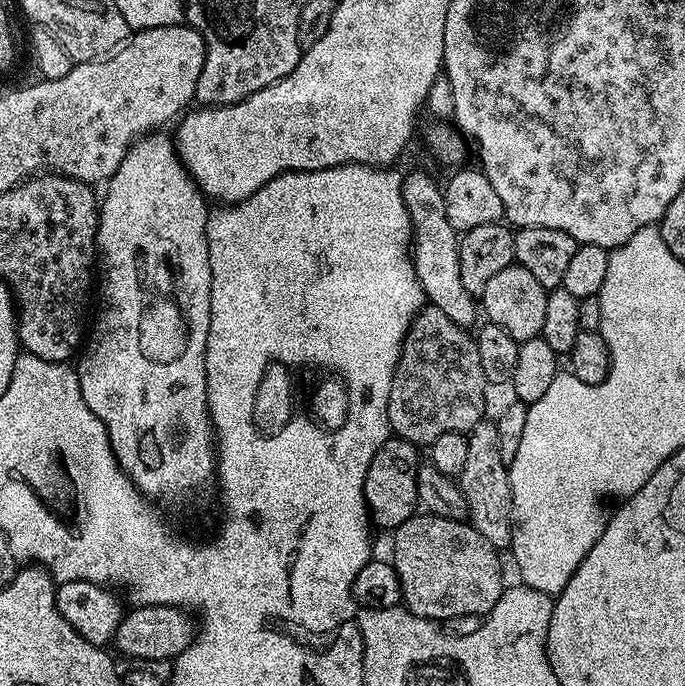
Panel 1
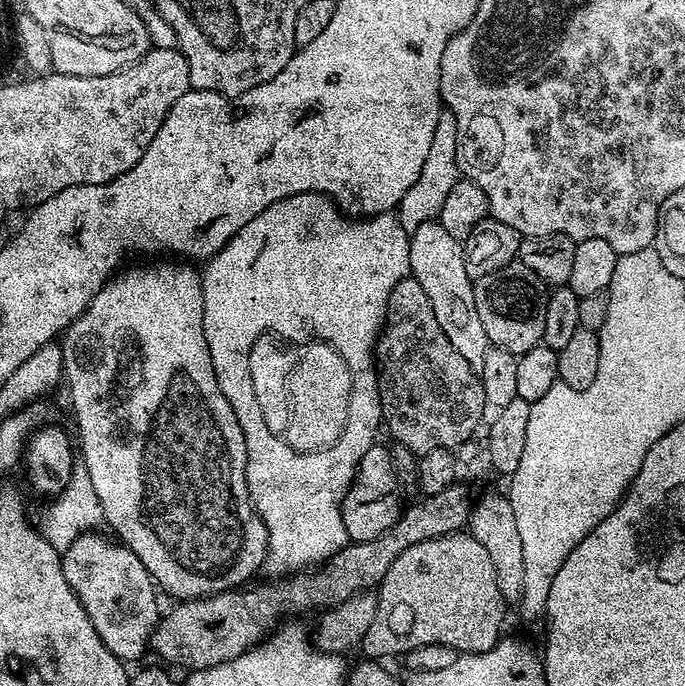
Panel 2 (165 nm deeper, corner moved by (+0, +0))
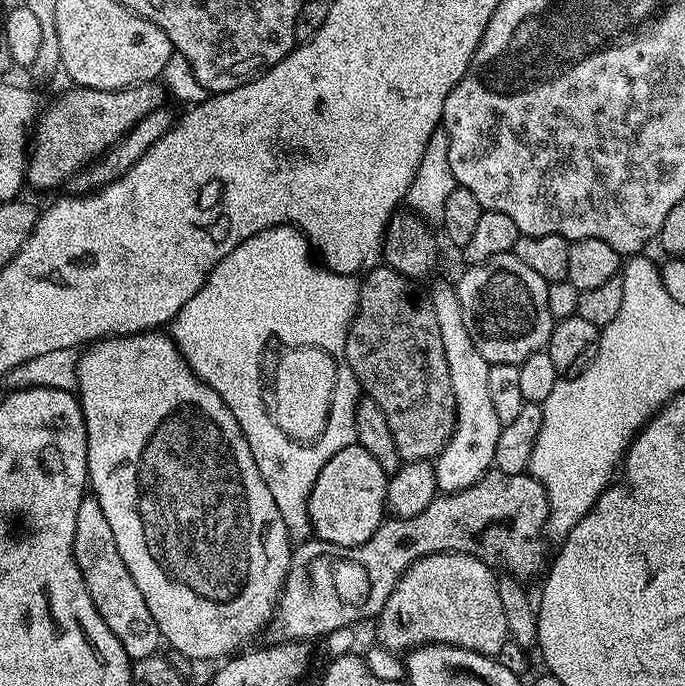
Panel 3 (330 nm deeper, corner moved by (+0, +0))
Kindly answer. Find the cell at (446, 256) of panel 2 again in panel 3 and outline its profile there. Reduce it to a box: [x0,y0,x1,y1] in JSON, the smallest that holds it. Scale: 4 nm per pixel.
[431,287,502,493]

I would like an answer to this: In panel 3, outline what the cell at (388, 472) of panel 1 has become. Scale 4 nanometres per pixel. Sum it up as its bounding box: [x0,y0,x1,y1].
[308,444,388,546]

